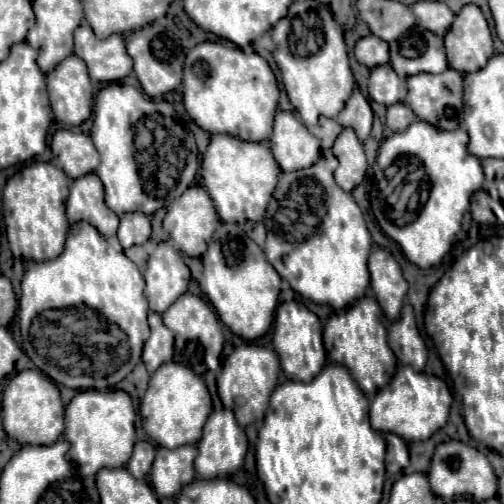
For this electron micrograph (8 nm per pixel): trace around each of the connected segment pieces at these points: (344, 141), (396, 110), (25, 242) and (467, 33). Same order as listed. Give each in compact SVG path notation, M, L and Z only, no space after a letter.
M344 128L332 146L332 154L338 158L340 166L334 172L336 182L342 190L352 192L366 176L366 154L362 142L356 138L352 128Z
M392 104L392 106L388 106L386 126L388 126L392 132L406 130L412 122L416 122L416 116L412 114L412 110L410 110L406 104Z
M34 162L8 180L2 192L6 236L12 248L16 248L22 258L44 262L62 254L66 232L70 226L66 218L66 198L68 176L52 162Z
M464 6L456 14L452 28L444 36L450 68L458 72L476 72L486 66L494 54L492 34L478 6Z

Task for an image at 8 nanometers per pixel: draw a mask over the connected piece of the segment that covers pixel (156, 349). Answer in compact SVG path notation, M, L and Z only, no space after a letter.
M150 312L148 324L150 324L150 338L144 344L142 362L146 364L148 372L154 372L158 366L172 360L174 346L172 346L172 330L164 326L160 314Z

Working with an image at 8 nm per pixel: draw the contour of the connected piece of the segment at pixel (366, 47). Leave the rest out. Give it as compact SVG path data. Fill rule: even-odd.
M366 36L366 38L360 38L356 42L356 48L354 48L354 56L360 64L366 64L368 68L374 68L374 66L384 66L390 62L390 54L388 54L388 44L376 36Z

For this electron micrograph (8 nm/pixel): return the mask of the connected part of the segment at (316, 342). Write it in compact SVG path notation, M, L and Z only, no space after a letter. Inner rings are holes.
M284 302L278 306L276 312L276 322L274 322L274 350L280 356L282 370L286 378L290 380L300 380L300 382L310 382L324 366L326 352L322 348L322 324L316 314L312 314L302 302Z

